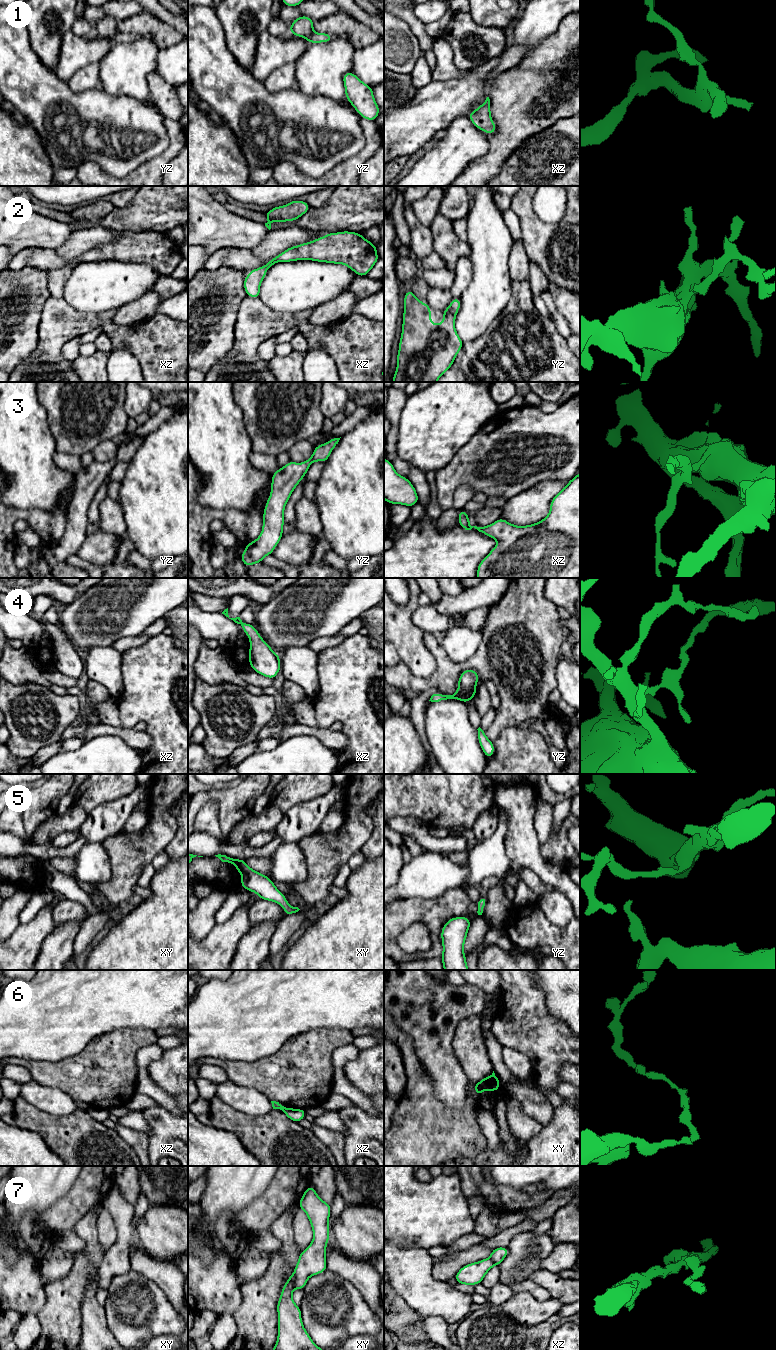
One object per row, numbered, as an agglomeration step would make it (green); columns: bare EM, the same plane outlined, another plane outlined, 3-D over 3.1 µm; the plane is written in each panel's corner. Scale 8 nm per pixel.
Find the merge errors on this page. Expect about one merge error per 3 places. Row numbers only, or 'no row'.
6, 7

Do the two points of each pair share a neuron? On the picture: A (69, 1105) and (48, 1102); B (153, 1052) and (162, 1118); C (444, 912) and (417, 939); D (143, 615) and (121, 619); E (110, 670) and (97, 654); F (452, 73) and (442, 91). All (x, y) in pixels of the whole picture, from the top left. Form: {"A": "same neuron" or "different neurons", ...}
{"A": "same neuron", "B": "different neurons", "C": "different neurons", "D": "same neuron", "E": "same neuron", "F": "different neurons"}

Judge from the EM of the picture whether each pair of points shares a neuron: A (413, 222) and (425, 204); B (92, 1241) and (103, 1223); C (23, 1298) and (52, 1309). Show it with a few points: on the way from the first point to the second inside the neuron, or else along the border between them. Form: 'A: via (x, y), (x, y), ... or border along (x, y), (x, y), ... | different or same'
A: border along (410, 204), (416, 217), (429, 227) | different
B: border along (100, 1210), (97, 1220), (97, 1242), (103, 1253) | different
C: border along (44, 1286), (44, 1303), (36, 1314) | different

